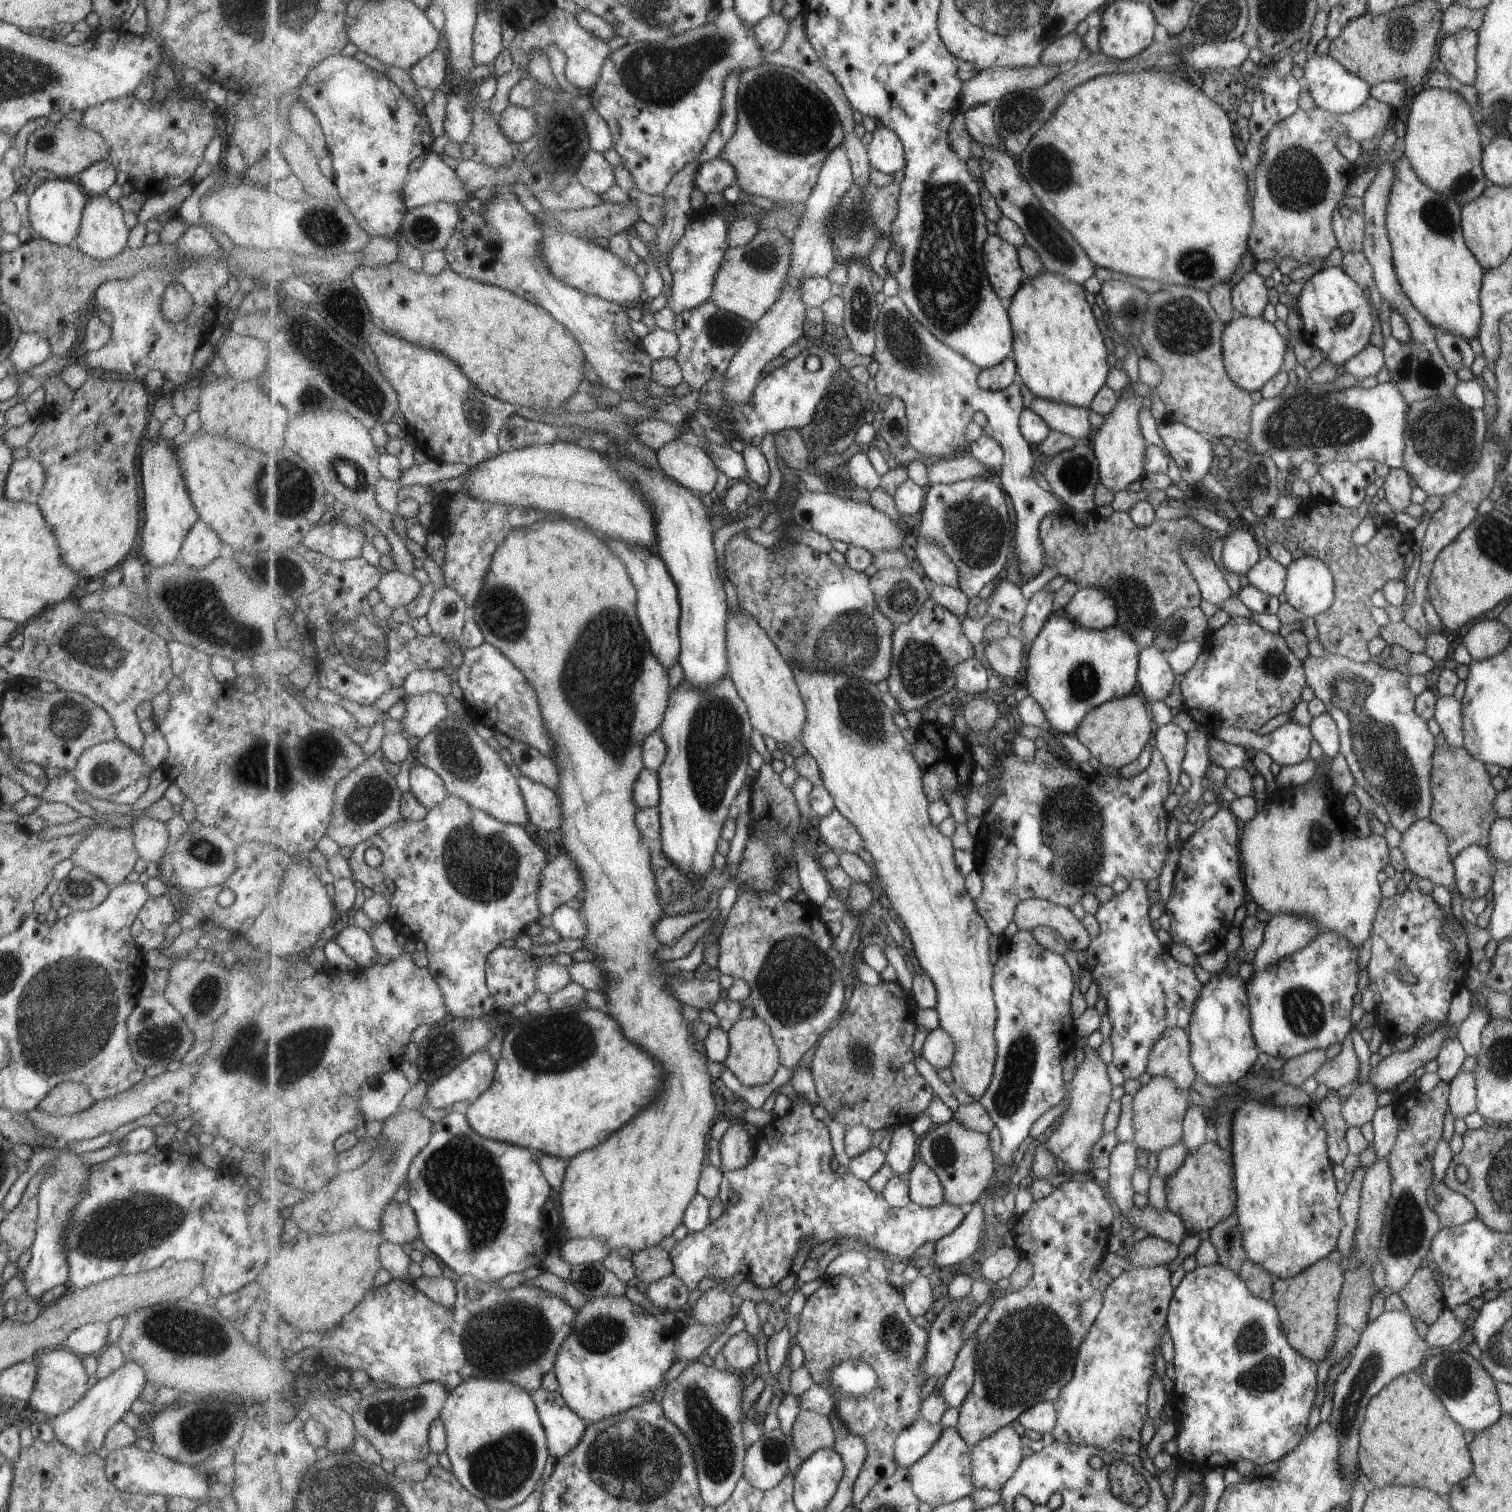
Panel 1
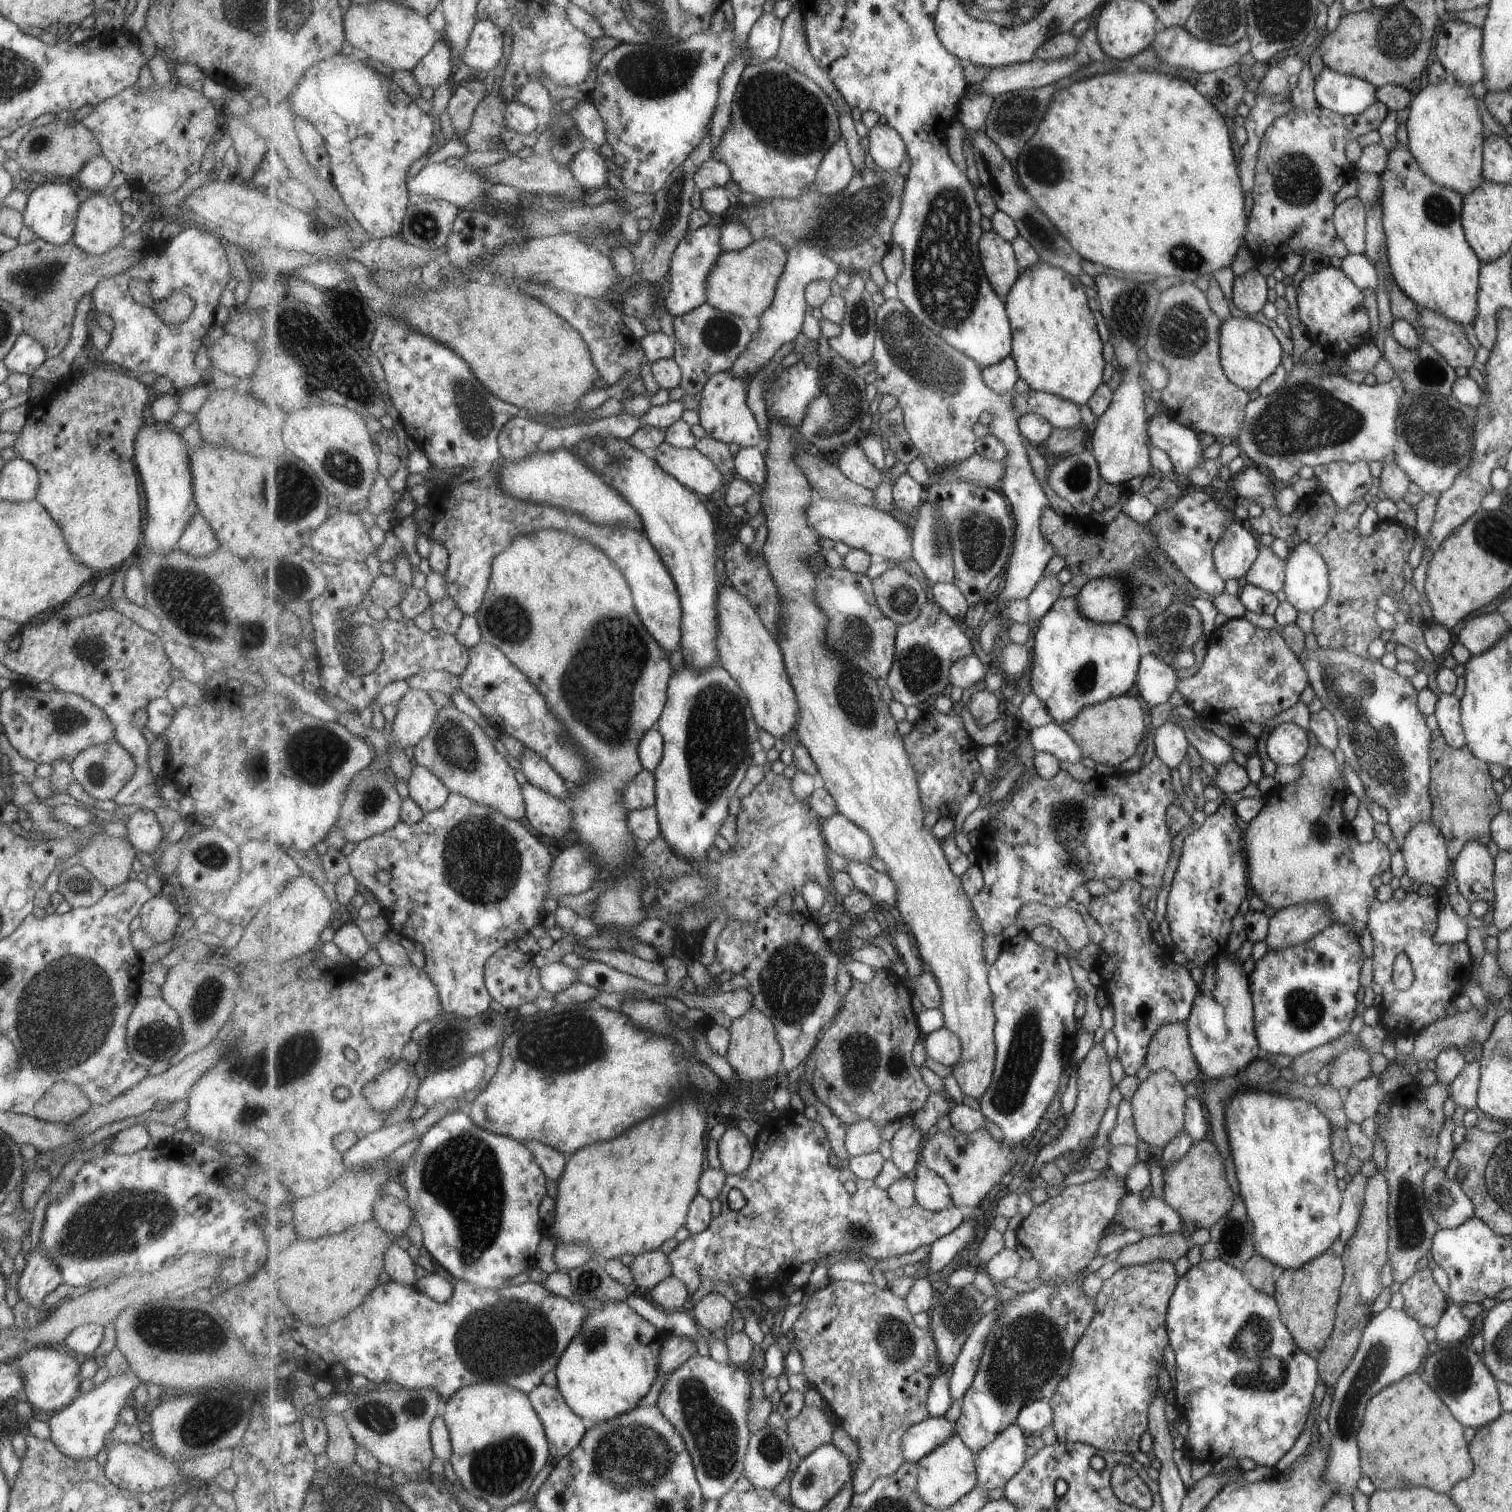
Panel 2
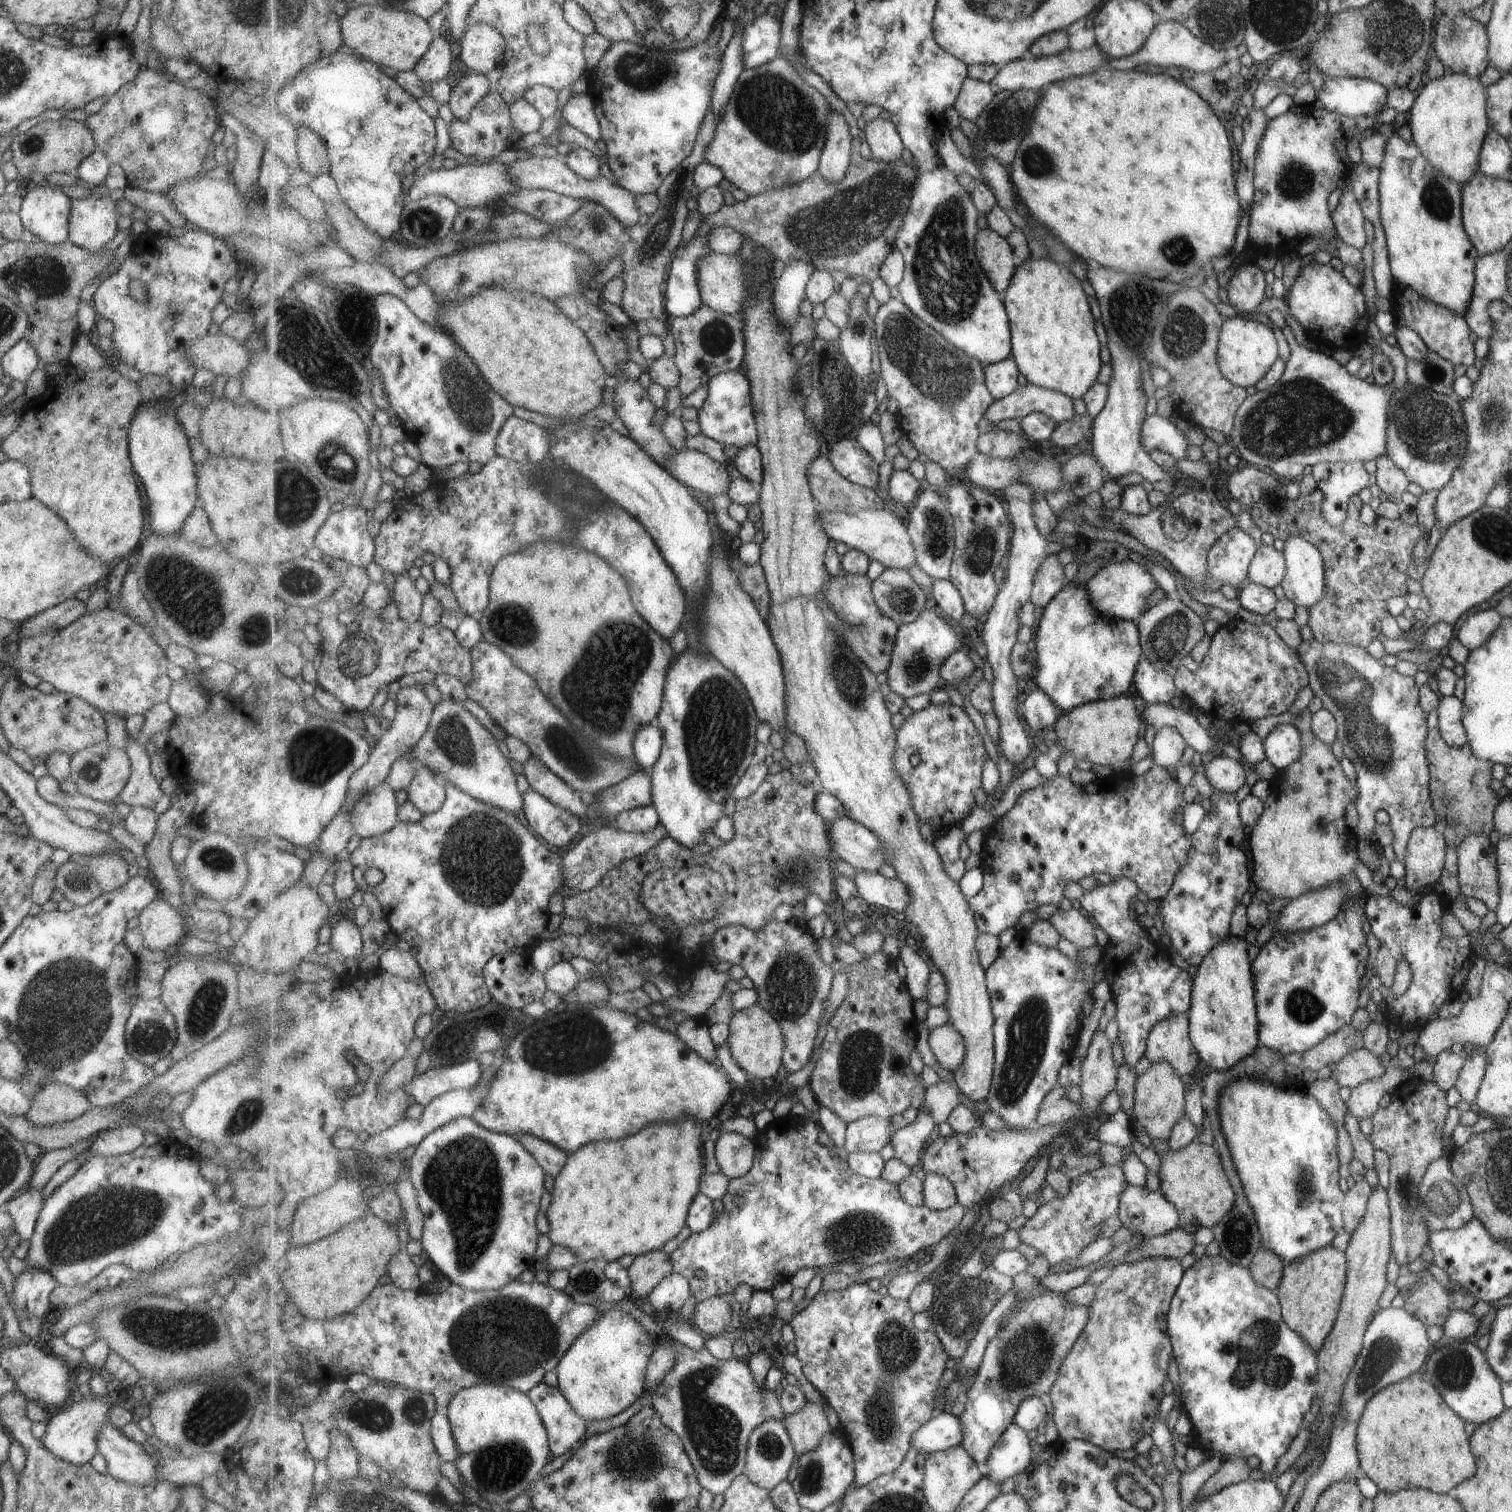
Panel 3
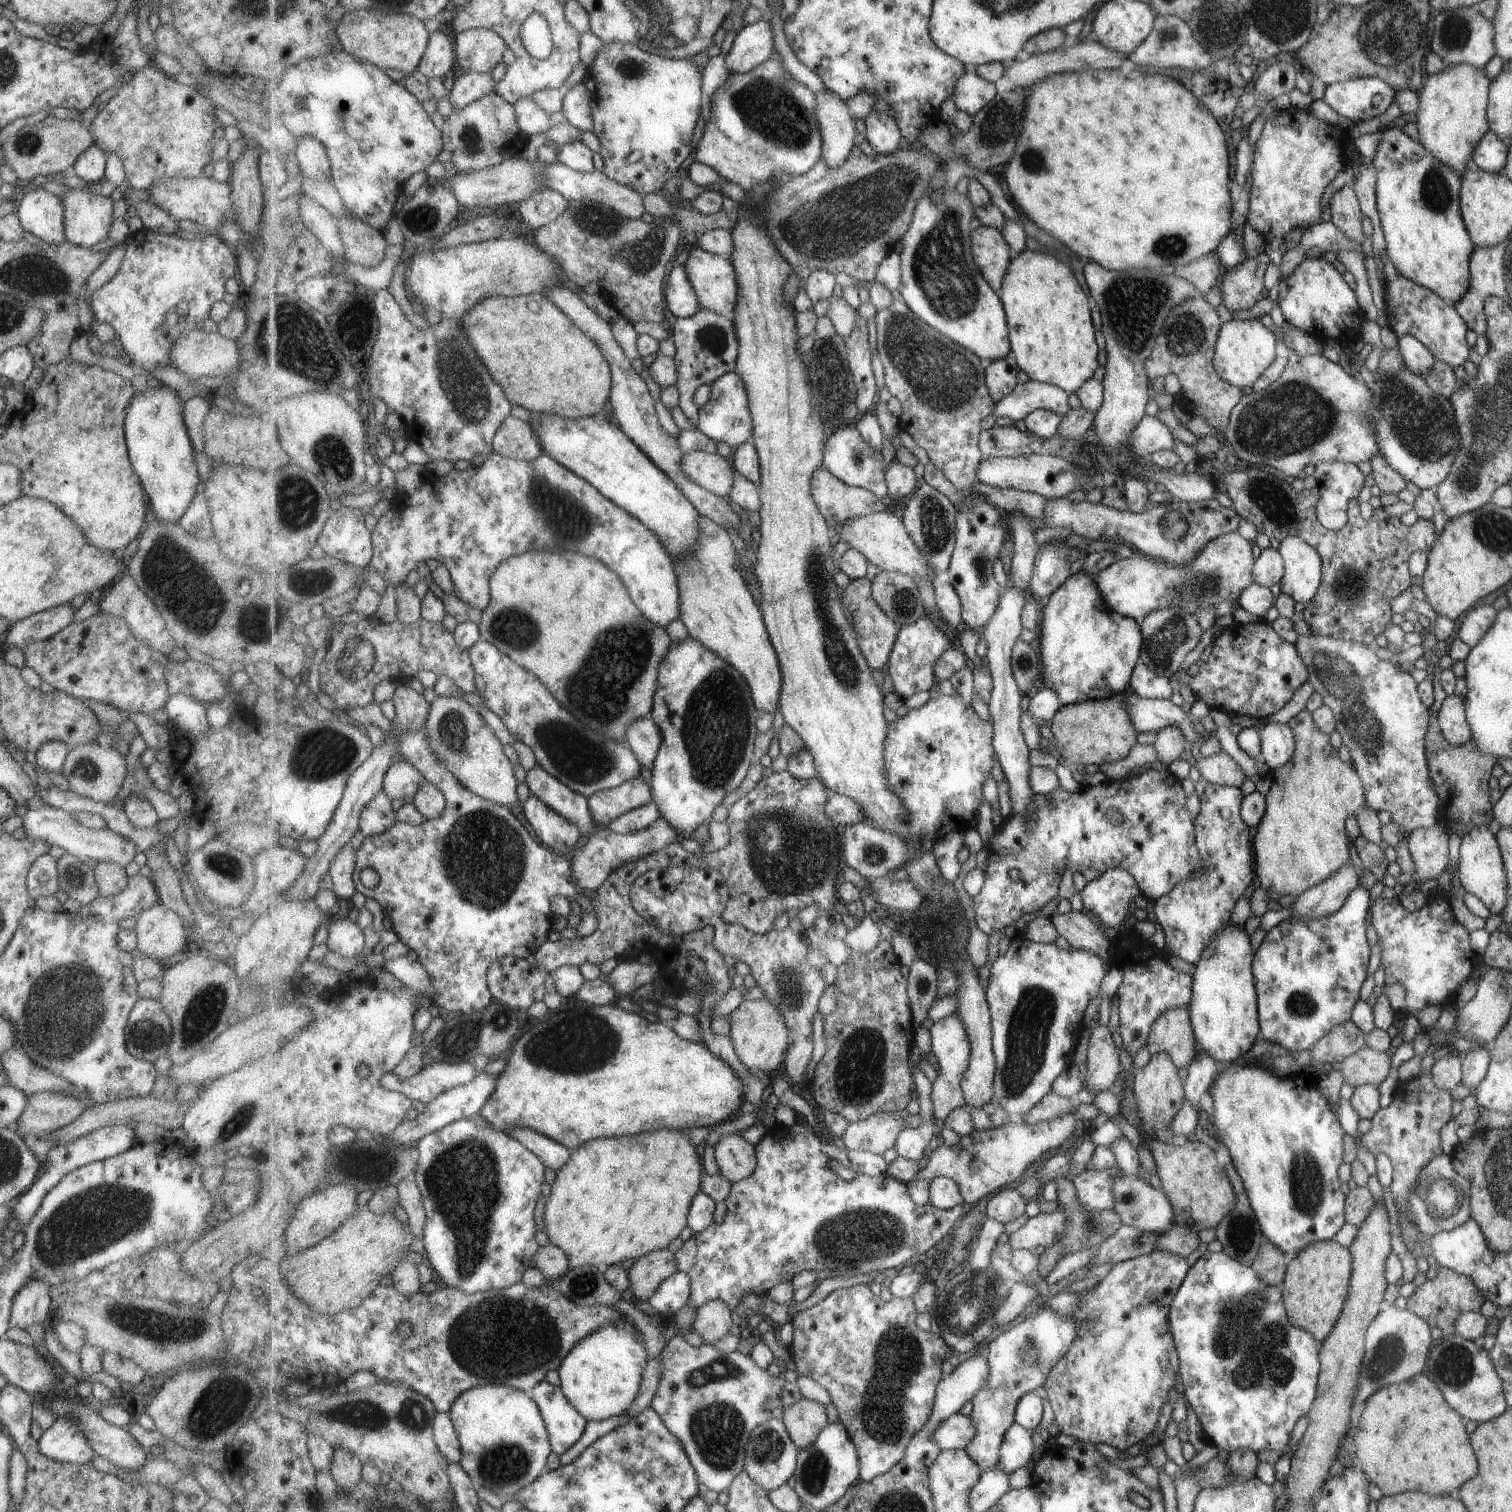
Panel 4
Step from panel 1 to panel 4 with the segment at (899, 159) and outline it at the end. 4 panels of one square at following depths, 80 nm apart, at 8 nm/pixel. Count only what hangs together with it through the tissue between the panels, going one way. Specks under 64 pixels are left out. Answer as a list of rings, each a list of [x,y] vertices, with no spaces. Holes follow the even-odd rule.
[[[871,110],[865,118],[865,125],[866,139],[877,154],[893,154],[905,145],[899,123],[885,111]]]

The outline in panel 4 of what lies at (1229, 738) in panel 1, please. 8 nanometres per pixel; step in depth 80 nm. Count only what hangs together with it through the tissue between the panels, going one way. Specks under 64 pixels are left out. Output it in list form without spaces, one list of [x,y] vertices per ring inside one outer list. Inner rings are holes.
[[[1286,722],[1265,723],[1260,730],[1261,762],[1271,770],[1285,765],[1294,754],[1294,731]]]

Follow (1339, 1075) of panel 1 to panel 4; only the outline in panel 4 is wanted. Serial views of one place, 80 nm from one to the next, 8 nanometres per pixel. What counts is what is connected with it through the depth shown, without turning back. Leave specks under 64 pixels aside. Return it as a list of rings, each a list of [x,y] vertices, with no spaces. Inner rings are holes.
[[[1363,1046],[1356,1053],[1347,1056],[1336,1067],[1341,1071],[1344,1082],[1353,1087],[1365,1083],[1379,1085],[1389,1072],[1390,1056],[1385,1051]]]

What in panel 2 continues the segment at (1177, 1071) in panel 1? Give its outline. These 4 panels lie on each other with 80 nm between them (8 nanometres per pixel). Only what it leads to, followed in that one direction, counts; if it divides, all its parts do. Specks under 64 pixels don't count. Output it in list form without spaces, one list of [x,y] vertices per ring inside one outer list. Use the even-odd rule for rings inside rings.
[[[1172,1022],[1155,1030],[1146,1048],[1145,1066],[1150,1072],[1170,1070],[1180,1083],[1197,1076],[1197,1065],[1190,1049],[1189,1031],[1184,1023]]]

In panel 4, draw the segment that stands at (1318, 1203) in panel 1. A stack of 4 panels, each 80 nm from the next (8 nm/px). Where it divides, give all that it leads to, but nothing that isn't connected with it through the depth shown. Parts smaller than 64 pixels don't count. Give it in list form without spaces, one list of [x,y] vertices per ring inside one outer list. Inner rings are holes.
[[[1239,1060],[1220,1066],[1219,1070],[1207,1090],[1211,1095],[1213,1103],[1213,1129],[1216,1130],[1216,1134],[1227,1147],[1233,1166],[1243,1183],[1249,1204],[1253,1209],[1263,1238],[1273,1243],[1276,1247],[1279,1247],[1279,1250],[1287,1251],[1289,1256],[1293,1256],[1293,1254],[1297,1253],[1305,1245],[1309,1245],[1310,1242],[1332,1239],[1334,1234],[1343,1226],[1343,1194],[1339,1190],[1340,1180],[1337,1180],[1337,1168],[1341,1164],[1341,1150],[1343,1150],[1341,1148],[1343,1129],[1339,1122],[1337,1122],[1337,1116],[1329,1110],[1329,1106],[1325,1102],[1327,1098],[1323,1096],[1316,1085],[1317,1076],[1307,1076],[1305,1073],[1297,1073],[1289,1077],[1278,1077],[1276,1072],[1272,1073],[1253,1063],[1241,1063],[1239,1065]]]

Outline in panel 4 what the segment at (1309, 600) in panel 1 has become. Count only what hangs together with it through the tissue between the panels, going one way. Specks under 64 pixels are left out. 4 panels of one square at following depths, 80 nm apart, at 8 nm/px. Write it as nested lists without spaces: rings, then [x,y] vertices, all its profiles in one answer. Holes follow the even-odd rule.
[[[1289,535],[1280,540],[1278,546],[1279,554],[1284,562],[1284,569],[1280,585],[1280,592],[1287,594],[1294,602],[1307,602],[1318,590],[1319,583],[1322,580],[1322,559],[1318,551],[1300,539],[1297,535]]]

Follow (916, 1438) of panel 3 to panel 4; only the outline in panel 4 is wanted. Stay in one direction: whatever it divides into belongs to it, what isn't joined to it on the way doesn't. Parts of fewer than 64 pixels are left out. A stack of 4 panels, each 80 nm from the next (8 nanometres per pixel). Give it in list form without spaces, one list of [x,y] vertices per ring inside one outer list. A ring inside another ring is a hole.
[[[954,1414],[934,1432],[934,1439],[943,1450],[966,1449],[976,1438],[977,1427],[971,1414]]]

